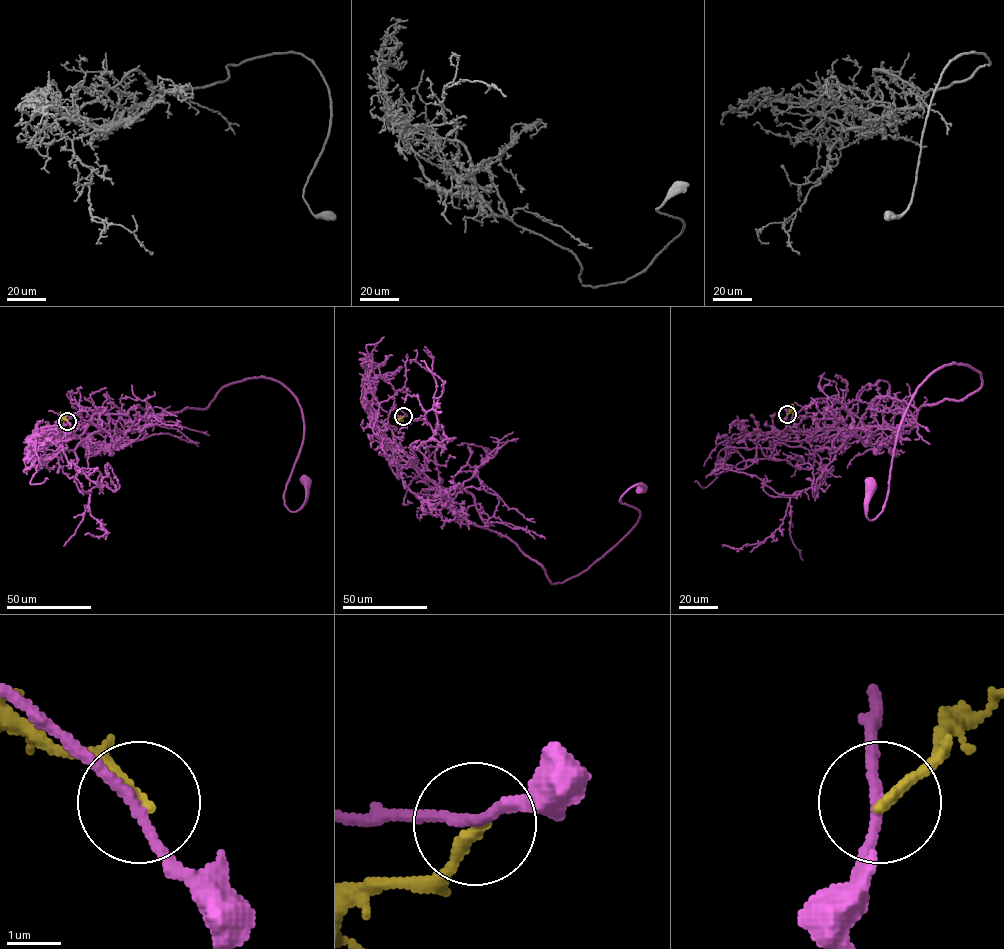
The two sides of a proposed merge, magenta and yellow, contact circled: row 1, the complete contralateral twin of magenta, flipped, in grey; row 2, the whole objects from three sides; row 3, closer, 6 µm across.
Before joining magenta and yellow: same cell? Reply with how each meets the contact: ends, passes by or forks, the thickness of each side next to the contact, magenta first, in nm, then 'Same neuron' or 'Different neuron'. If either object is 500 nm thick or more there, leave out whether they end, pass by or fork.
At the ring magenta passes by. At the ring yellow ends. Thickness 180 nm (magenta) against 240 nm. Different neuron

